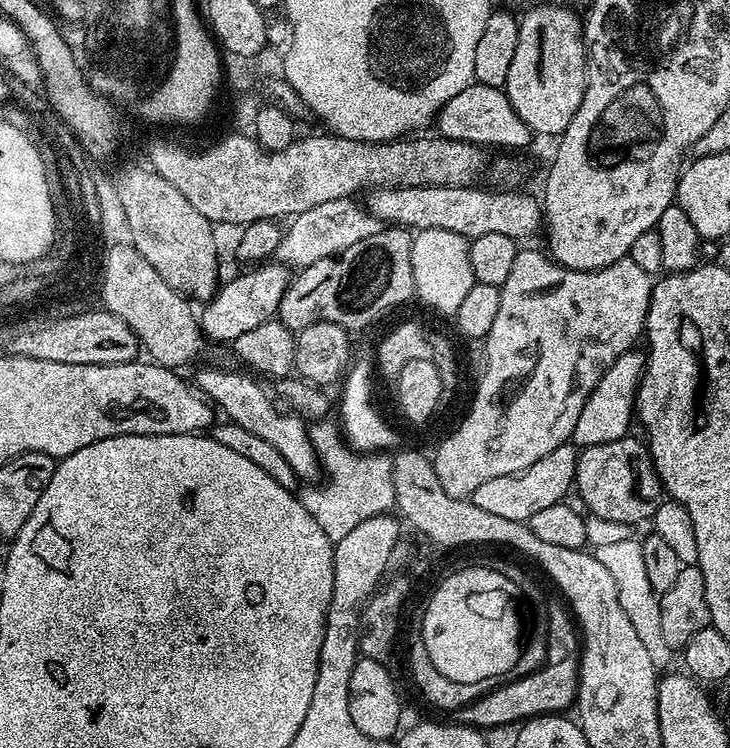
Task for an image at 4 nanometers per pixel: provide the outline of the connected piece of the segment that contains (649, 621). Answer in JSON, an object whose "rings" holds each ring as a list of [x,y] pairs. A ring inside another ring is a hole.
{"rings":[[[608,540],[605,544],[600,544],[594,548],[594,555],[610,570],[610,575],[617,583],[618,599],[621,602],[623,610],[630,618],[631,625],[634,626],[635,633],[638,634],[650,654],[650,659],[658,670],[664,670],[669,667],[674,656],[674,650],[666,642],[666,638],[662,635],[662,610],[660,609],[660,596],[654,590],[654,586],[650,586],[650,577],[646,574],[646,566],[642,562],[642,546],[640,540]]]}

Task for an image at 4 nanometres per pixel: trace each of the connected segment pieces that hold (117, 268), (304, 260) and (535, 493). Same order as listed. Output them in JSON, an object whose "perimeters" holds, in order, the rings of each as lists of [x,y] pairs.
{"perimeters":[[[[113,243],[108,255],[108,278],[98,296],[100,300],[104,299],[103,307],[107,311],[122,318],[122,322],[134,330],[141,349],[145,353],[148,351],[152,355],[149,357],[164,368],[181,369],[182,364],[198,359],[206,345],[199,319],[194,312],[192,316],[193,305],[170,287],[162,274],[158,274],[158,270],[154,270],[131,243]]],[[[352,198],[323,202],[312,210],[298,213],[291,221],[289,228],[283,229],[280,245],[277,246],[275,259],[288,265],[292,270],[303,270],[322,258],[337,256],[342,250],[354,246],[354,242],[362,242],[362,238],[370,238],[370,234],[378,234],[382,221],[375,212],[363,203],[355,204]]],[[[566,443],[556,447],[547,456],[534,462],[524,472],[514,475],[502,475],[499,478],[490,478],[484,482],[471,496],[471,502],[482,510],[497,516],[526,522],[530,517],[547,506],[559,503],[568,490],[571,491],[575,483],[577,447],[573,443]]]]}

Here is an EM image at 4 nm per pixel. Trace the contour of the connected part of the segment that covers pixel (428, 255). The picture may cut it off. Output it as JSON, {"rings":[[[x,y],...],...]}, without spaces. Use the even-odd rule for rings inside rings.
{"rings":[[[421,228],[412,237],[412,273],[414,274],[414,296],[428,308],[448,318],[455,317],[458,306],[466,298],[470,286],[477,282],[474,270],[470,270],[469,241],[462,234],[454,234],[450,230],[430,230]]]}

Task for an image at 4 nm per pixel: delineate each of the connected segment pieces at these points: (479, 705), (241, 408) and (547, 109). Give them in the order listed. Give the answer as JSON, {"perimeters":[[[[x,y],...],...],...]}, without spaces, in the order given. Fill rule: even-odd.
{"perimeters":[[[[549,607],[547,613],[548,653],[544,659],[544,665],[528,676],[509,679],[504,682],[509,684],[504,684],[501,688],[493,687],[474,702],[456,709],[455,723],[489,730],[488,728],[500,728],[503,724],[515,725],[517,722],[531,720],[533,716],[560,714],[568,710],[564,708],[573,707],[580,684],[582,640],[578,635],[578,628],[573,617],[567,611],[564,613],[560,608]]],[[[204,368],[197,374],[194,384],[219,411],[221,408],[228,415],[225,417],[231,423],[242,426],[242,430],[250,430],[250,434],[270,442],[270,446],[274,446],[274,450],[278,450],[278,454],[282,454],[282,458],[290,462],[290,470],[294,470],[299,481],[315,481],[315,476],[321,475],[322,465],[320,455],[312,444],[309,425],[299,415],[278,411],[272,404],[272,396],[264,393],[263,386],[259,384],[261,381],[243,371],[240,372],[227,372],[224,368]]],[[[540,4],[519,17],[518,47],[504,83],[510,106],[537,137],[559,137],[570,126],[584,97],[586,45],[584,25],[568,8]]]]}

